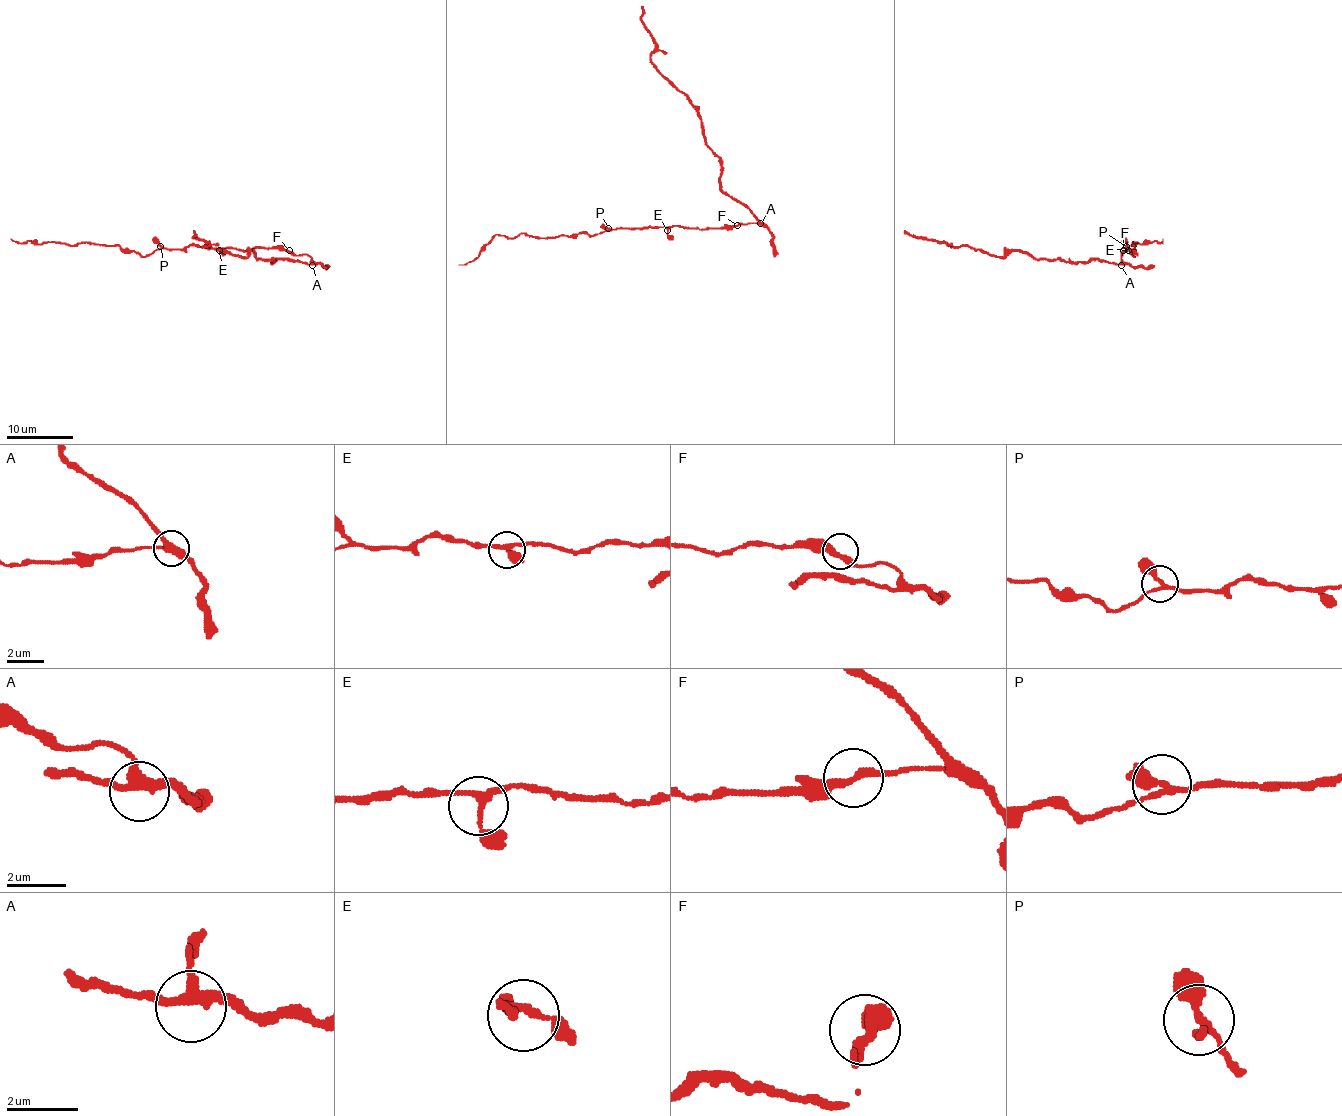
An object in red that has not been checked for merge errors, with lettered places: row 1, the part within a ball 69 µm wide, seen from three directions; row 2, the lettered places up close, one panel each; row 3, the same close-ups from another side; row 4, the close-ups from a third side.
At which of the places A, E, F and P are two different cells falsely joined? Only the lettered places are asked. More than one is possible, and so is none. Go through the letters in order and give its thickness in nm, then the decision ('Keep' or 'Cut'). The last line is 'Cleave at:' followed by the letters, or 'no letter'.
A: Thickness 320 nm. Keep
E: Thickness 200 nm. Keep
F: Thickness 320 nm. Keep
P: Thickness 220 nm. Keep
Cleave at: no letter

